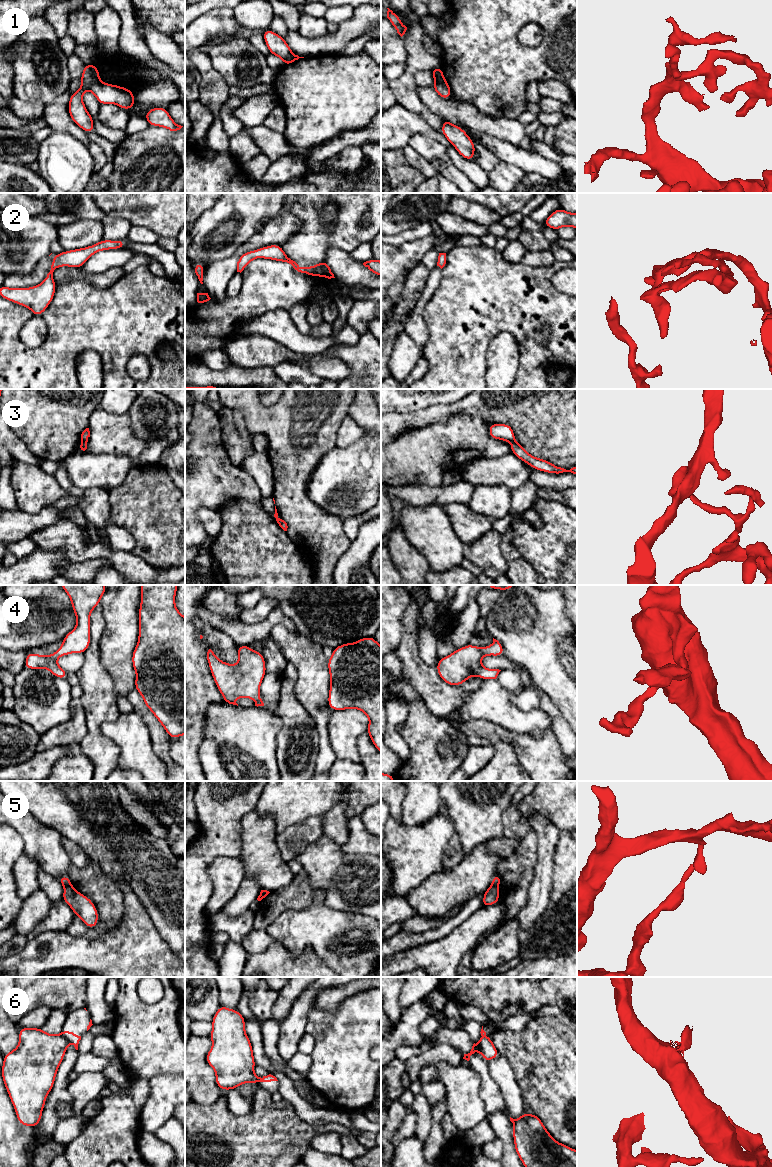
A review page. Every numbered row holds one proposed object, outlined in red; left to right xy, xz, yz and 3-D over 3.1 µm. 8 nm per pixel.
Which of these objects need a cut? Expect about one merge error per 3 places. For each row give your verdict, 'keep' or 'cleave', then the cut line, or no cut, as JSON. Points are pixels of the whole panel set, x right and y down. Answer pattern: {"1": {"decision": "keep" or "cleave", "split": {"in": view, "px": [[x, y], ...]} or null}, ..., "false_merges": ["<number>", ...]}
{"1": {"decision": "cleave", "split": {"in": "xy", "px": [[99, 79], [88, 89]]}}, "2": {"decision": "keep", "split": null}, "3": {"decision": "cleave", "split": {"in": "xy", "px": [[86, 440], [82, 442]]}}, "4": {"decision": "keep", "split": null}, "5": {"decision": "cleave", "split": {"in": "xy", "px": [[70, 884], [64, 886]]}}, "6": {"decision": "cleave", "split": {"in": "xy", "px": [[60, 1034], [68, 1041]]}}, "false_merges": ["1", "3", "5", "6"]}

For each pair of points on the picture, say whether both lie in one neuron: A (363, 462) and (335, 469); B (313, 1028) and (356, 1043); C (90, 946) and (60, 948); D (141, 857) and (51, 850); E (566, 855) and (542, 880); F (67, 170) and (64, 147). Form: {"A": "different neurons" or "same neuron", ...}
{"A": "same neuron", "B": "same neuron", "C": "same neuron", "D": "different neurons", "E": "different neurons", "F": "same neuron"}

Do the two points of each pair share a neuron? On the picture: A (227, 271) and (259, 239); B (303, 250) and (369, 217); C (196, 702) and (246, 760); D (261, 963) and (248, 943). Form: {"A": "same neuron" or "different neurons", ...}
{"A": "same neuron", "B": "same neuron", "C": "different neurons", "D": "different neurons"}

